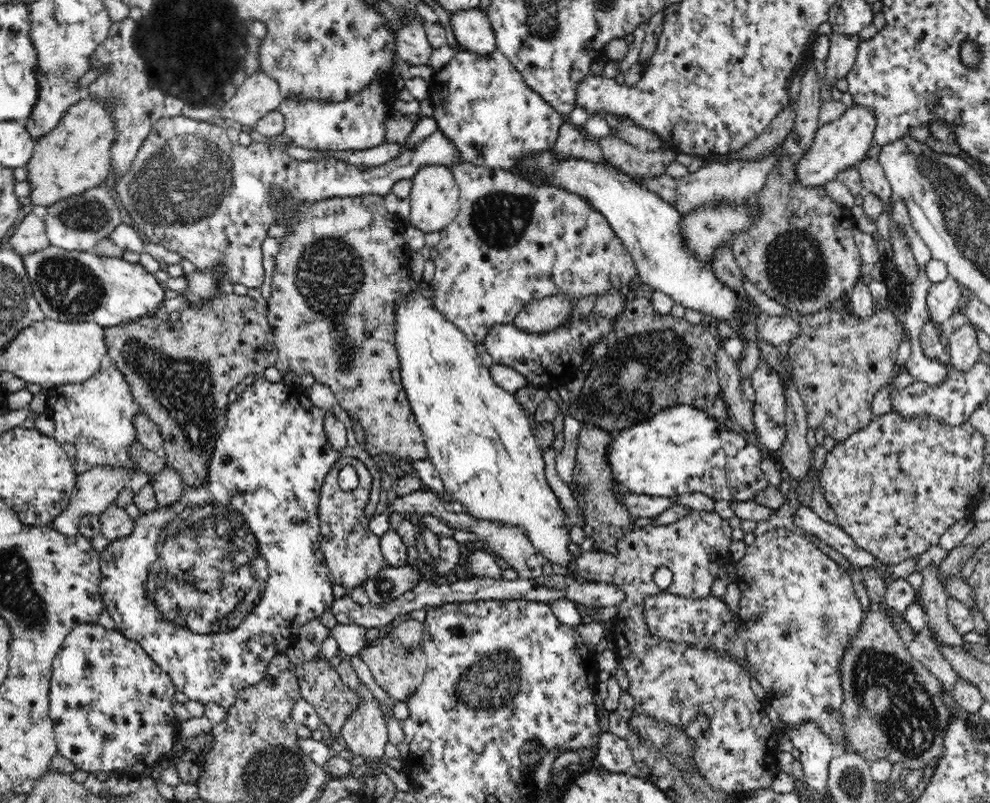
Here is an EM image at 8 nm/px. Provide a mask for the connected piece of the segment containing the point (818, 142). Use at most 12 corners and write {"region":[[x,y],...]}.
{"region":[[855,103],[821,124],[799,155],[797,181],[810,188],[857,165],[876,119]]}

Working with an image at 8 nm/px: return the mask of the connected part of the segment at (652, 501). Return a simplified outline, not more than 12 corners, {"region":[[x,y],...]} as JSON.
{"region":[[624,490],[622,503],[633,517],[652,519],[676,505],[672,497]]}

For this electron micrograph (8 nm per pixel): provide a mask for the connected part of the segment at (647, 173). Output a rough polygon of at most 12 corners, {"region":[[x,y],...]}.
{"region":[[615,135],[596,140],[605,160],[631,178],[666,173],[677,152],[644,151]]}

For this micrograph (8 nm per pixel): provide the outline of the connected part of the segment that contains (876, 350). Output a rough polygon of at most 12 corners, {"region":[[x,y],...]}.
{"region":[[903,276],[861,320],[849,300],[796,320],[786,347],[813,429],[837,442],[873,419],[905,332]]}

